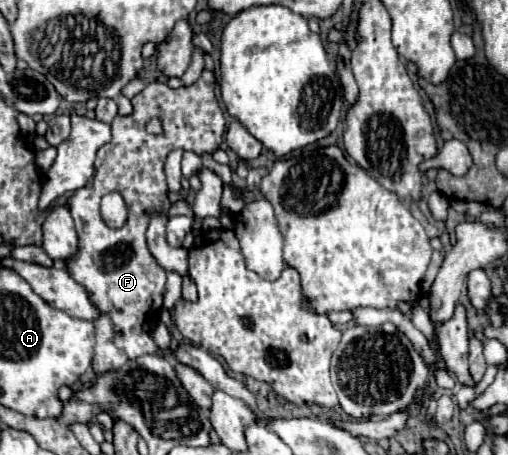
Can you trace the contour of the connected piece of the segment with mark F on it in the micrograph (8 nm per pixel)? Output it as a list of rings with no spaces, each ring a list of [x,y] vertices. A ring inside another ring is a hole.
[[[205,70],[189,88],[171,90],[167,84],[151,82],[131,98],[131,104],[131,116],[115,116],[113,138],[97,152],[95,176],[67,200],[79,236],[79,252],[69,256],[65,266],[69,276],[91,292],[91,300],[95,300],[95,308],[101,312],[99,320],[93,320],[97,336],[93,372],[97,376],[121,368],[127,360],[157,352],[151,332],[163,306],[165,270],[155,264],[147,248],[145,230],[151,216],[167,212],[171,206],[163,162],[175,148],[193,150],[195,154],[215,152],[225,132],[225,118],[215,98],[215,74],[211,70]],[[155,116],[163,120],[163,134],[149,136],[145,122]],[[111,192],[119,192],[127,200],[129,216],[121,228],[109,228],[99,214],[101,198]]]

